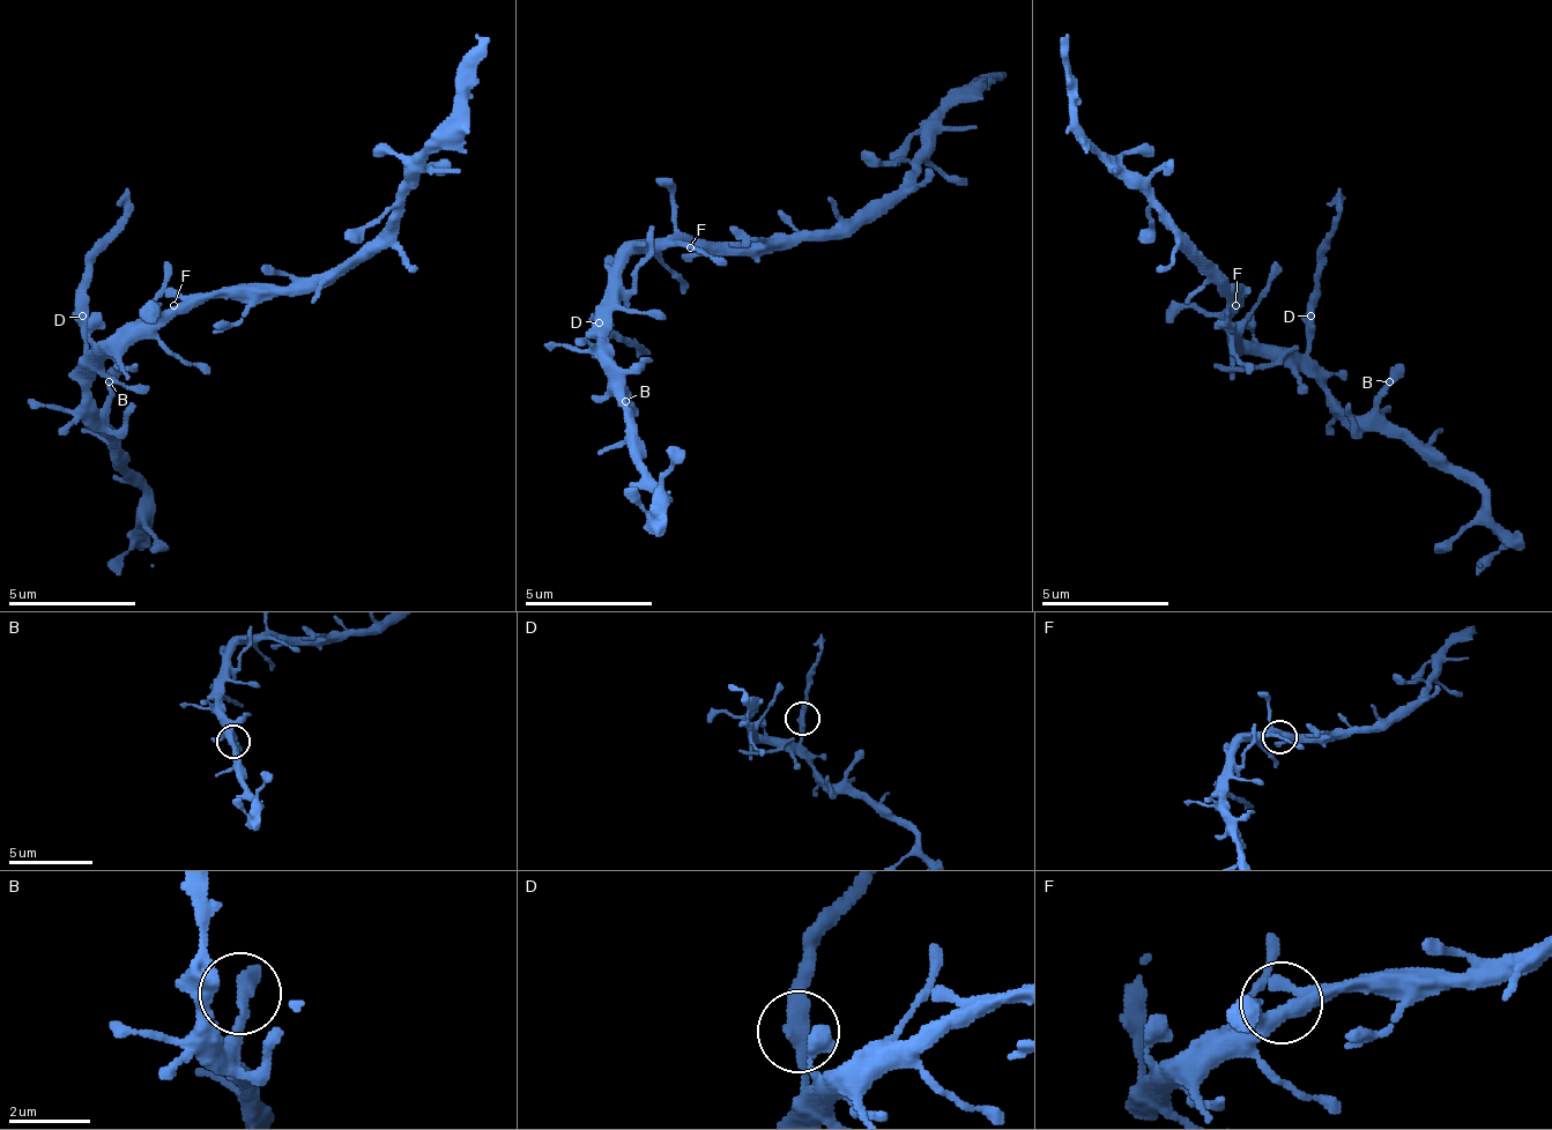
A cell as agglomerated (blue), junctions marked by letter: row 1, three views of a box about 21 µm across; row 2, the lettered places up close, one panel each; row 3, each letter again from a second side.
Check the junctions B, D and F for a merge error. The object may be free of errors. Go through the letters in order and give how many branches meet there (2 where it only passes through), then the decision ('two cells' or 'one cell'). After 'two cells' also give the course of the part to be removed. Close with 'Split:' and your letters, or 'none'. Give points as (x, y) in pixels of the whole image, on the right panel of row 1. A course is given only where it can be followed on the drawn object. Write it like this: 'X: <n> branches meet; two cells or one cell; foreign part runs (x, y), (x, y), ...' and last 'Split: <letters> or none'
B: 1 branches meet; one cell
D: 2 branches meet; two cells; foreign part runs (1312, 318), (1319, 247), (1337, 190)
F: 4 branches meet; one cell
Split: D

